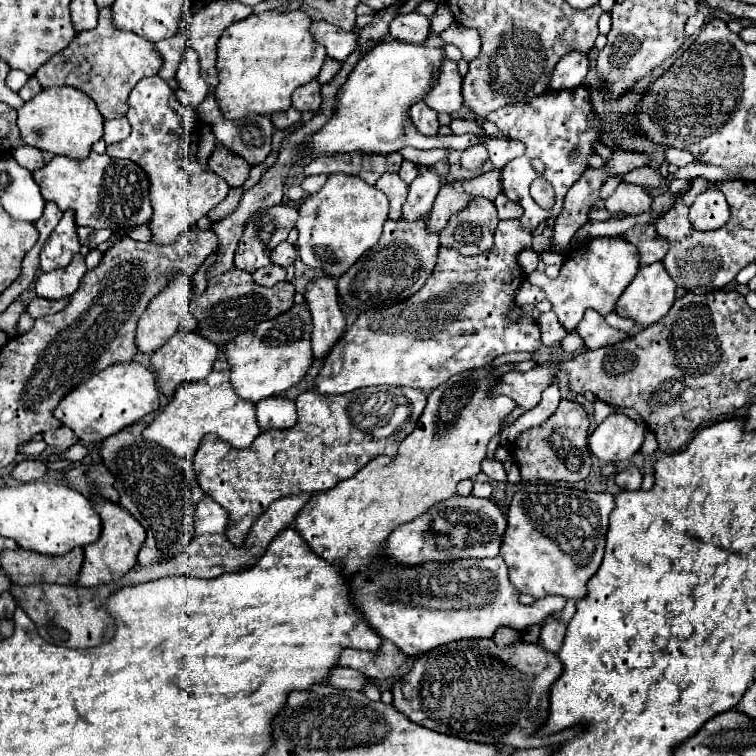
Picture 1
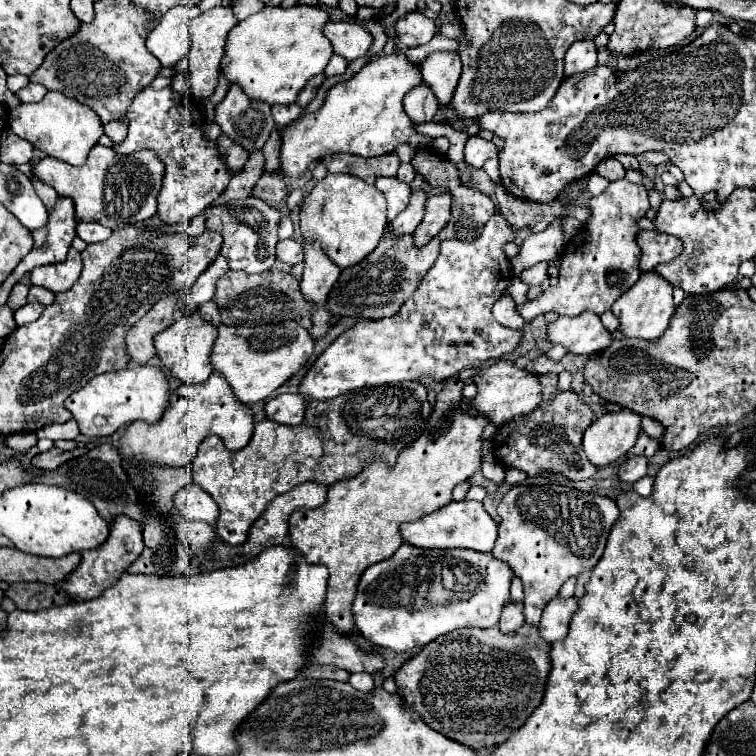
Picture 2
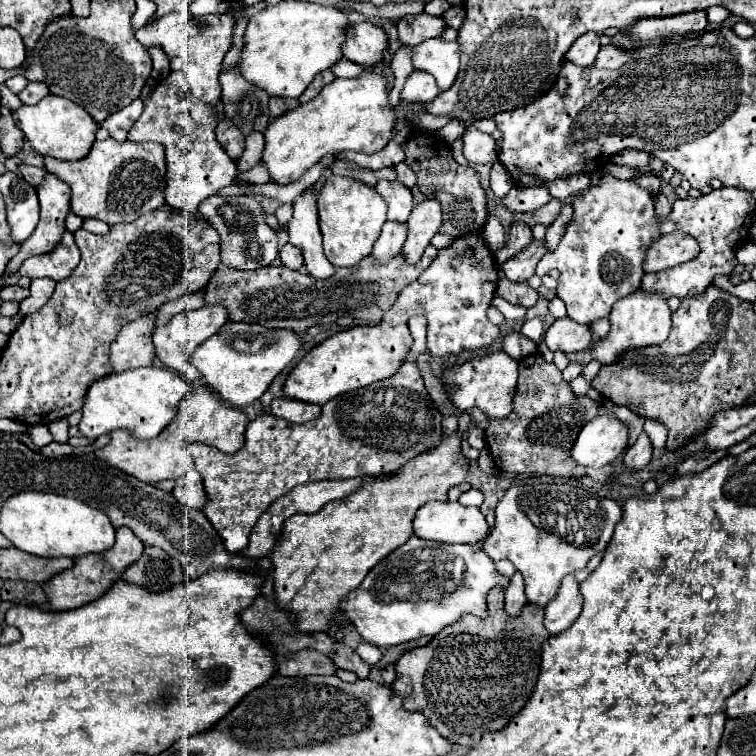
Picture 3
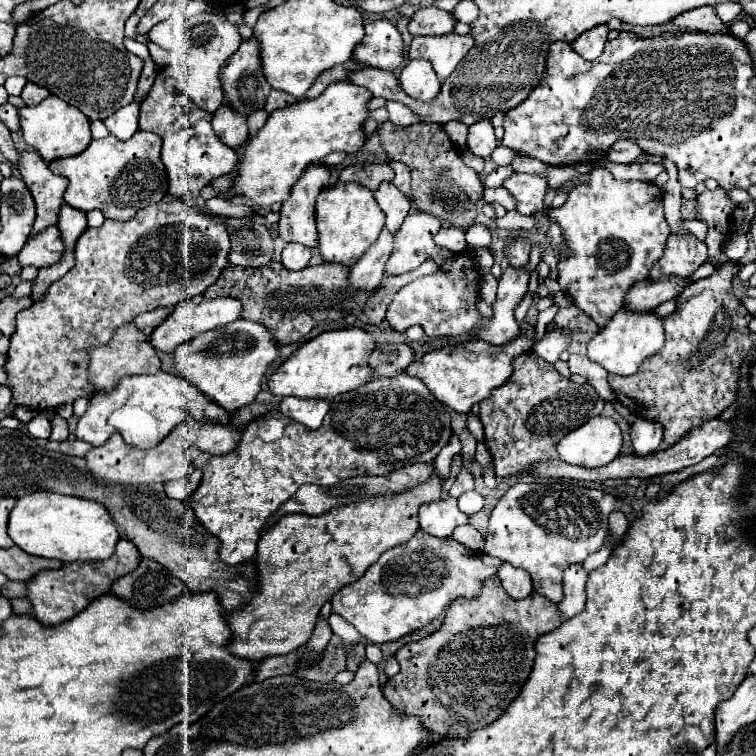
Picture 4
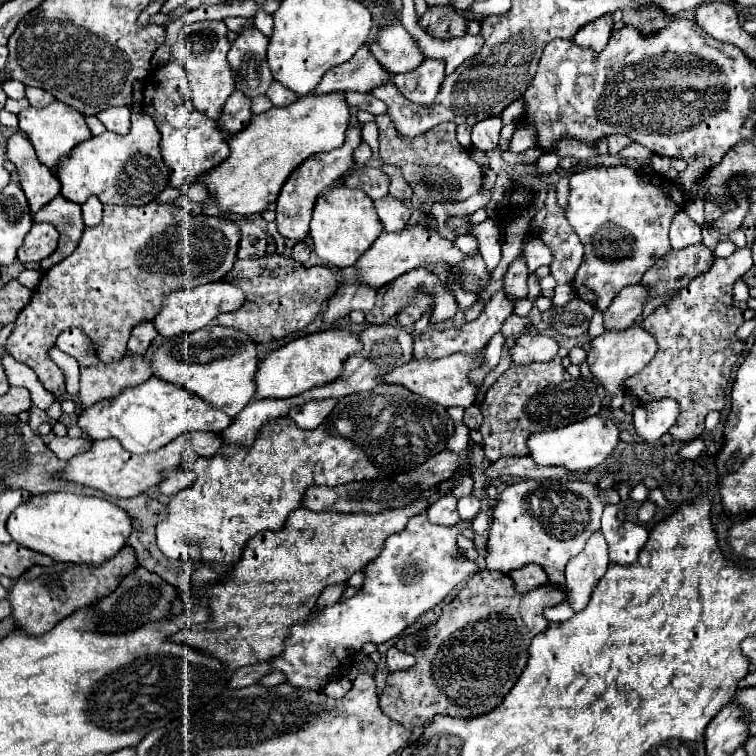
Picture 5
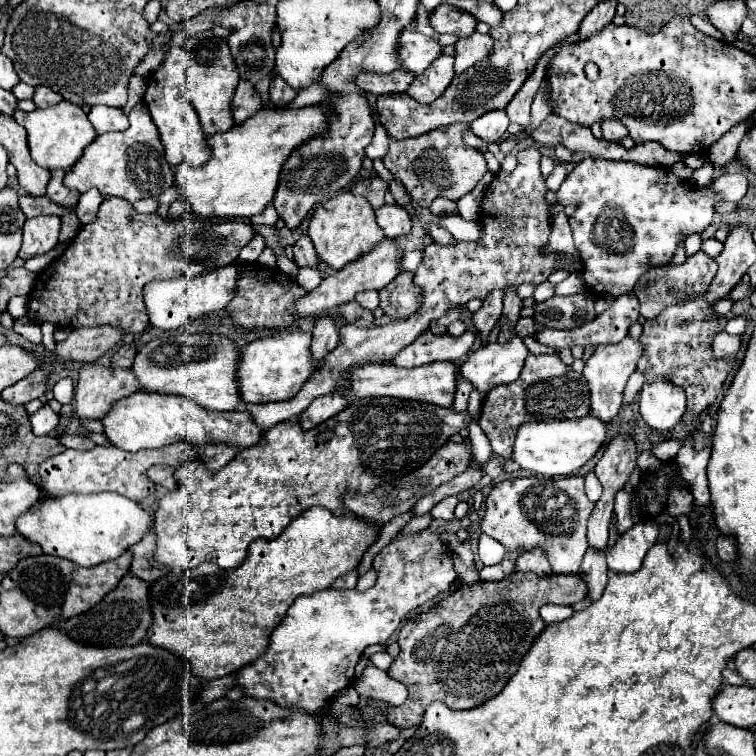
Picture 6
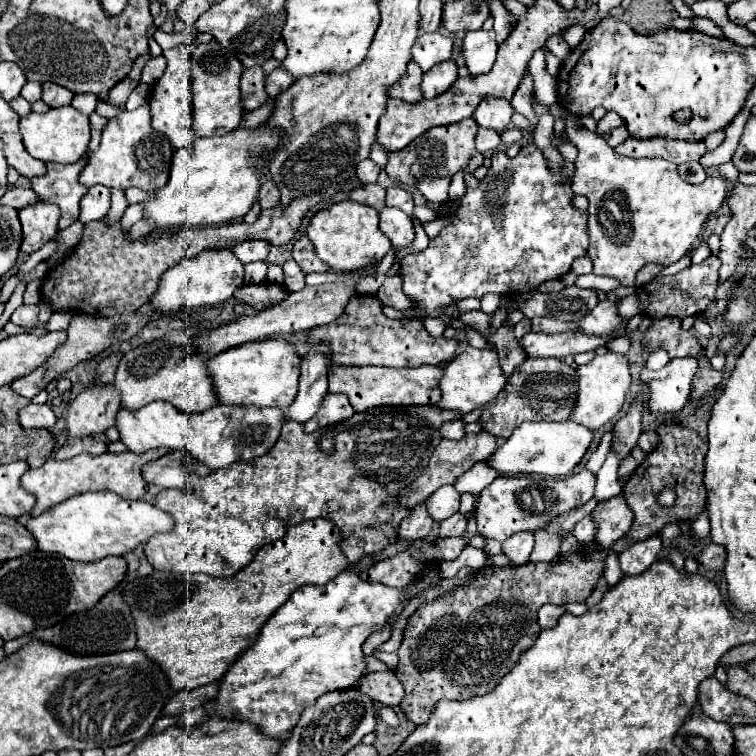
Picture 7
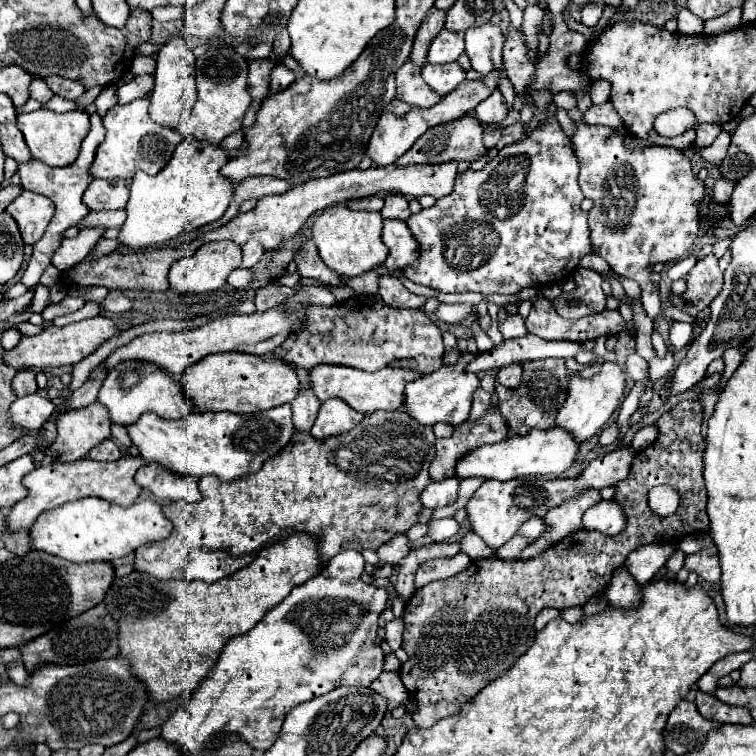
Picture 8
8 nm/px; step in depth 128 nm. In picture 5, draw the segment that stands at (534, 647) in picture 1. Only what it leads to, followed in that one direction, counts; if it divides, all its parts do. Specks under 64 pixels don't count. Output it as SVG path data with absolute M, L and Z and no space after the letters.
M502 572L474 574L434 624L398 638L396 648L412 654L416 664L388 674L380 710L408 730L428 726L434 714L472 718L490 712L522 674L532 638L548 628L542 610L562 604L566 598L566 592L552 584L520 594L514 580Z

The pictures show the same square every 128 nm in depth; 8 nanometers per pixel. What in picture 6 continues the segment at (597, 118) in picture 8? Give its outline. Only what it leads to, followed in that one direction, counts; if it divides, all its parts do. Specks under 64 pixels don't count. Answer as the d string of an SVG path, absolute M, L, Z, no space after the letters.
M610 116L610 118L604 118L604 122L602 122L602 134L604 134L604 140L618 142L628 132L626 132L626 126L616 116Z

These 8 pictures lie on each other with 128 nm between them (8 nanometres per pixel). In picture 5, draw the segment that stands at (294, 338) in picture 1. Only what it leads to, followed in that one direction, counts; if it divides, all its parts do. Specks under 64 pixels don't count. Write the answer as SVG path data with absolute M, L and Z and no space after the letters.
M206 326L192 334L164 340L164 344L158 346L150 358L152 376L192 390L228 416L236 416L254 398L256 366L256 344L244 334L224 326Z

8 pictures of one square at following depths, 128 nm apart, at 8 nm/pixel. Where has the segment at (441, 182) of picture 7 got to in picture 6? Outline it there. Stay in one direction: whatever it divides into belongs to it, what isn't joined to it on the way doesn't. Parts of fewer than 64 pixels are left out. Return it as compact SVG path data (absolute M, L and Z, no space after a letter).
M438 196L432 204L430 204L430 210L432 210L432 214L440 214L440 212L458 212L456 210L456 204L452 202L452 200L448 200L448 198L442 198L442 196Z

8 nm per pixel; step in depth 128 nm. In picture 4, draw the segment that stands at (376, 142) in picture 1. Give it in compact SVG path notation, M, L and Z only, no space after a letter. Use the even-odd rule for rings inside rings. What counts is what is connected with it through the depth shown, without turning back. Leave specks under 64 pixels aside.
M336 82L336 84L330 84L318 98L312 98L312 100L302 98L288 108L272 112L268 116L266 124L254 136L250 136L244 146L240 146L242 152L240 152L240 160L238 160L238 166L236 166L238 176L234 178L234 184L232 184L234 196L252 202L258 208L260 206L266 208L266 206L272 206L276 202L282 204L288 198L292 184L302 176L302 172L306 170L306 166L310 162L316 164L326 154L336 152L336 150L342 150L342 152L348 152L348 154L358 152L362 148L362 144L366 142L366 136L362 134L360 124L368 118L366 102L370 98L372 96L368 96L368 92L364 92L364 88L360 88L360 86L354 86L350 82ZM502 166L502 168L496 168L494 172L490 172L490 174L484 178L482 182L483 186L490 186L490 188L494 188L494 186L502 186L504 178L508 178L512 172L514 172L514 170L512 170L510 166Z

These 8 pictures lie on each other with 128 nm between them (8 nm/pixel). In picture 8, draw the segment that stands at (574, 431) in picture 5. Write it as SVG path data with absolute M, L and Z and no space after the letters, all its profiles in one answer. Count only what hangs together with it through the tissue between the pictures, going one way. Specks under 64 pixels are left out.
M562 428L534 430L524 436L512 436L496 444L482 444L462 458L456 460L456 476L464 478L484 478L484 480L514 480L526 476L558 476L572 462L578 446Z

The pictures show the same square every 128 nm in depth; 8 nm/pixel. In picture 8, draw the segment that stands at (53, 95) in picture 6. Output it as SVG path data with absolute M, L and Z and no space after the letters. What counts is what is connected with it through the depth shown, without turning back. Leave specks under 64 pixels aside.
M46 76L42 80L48 84L48 88L54 94L68 98L68 100L78 100L86 92L84 84L80 84L78 80L70 80L70 78L62 78L62 76Z

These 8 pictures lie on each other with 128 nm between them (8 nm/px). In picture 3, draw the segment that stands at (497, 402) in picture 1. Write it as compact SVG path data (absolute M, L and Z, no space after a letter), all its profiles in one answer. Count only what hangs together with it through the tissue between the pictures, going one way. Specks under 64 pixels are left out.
M458 432L444 436L444 444L440 448L434 448L424 456L416 456L416 460L412 460L412 464L406 464L394 478L376 480L374 484L366 484L352 496L328 502L316 514L294 514L284 522L282 534L272 548L274 598L278 608L284 608L296 618L294 628L298 632L328 632L330 618L336 618L336 622L342 626L346 624L346 618L340 618L338 610L340 598L344 598L352 588L358 588L374 564L402 546L414 534L412 522L420 506L424 506L428 500L448 500L448 490L466 480L468 460L462 456L460 442L462 438Z

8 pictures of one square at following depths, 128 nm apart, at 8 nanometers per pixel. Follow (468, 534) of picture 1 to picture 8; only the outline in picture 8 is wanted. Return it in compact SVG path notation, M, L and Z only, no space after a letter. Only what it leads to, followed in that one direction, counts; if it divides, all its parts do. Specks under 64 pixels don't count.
M456 476L444 478L440 482L430 482L422 490L420 502L428 508L440 508L440 506L454 504L458 498L458 488L460 488L460 480Z

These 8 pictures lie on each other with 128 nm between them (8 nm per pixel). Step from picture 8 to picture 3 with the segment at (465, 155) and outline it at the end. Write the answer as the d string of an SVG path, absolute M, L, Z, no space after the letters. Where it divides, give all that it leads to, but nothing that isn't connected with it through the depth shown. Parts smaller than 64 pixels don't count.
M414 132L402 142L402 150L406 154L406 164L414 170L418 182L418 190L428 200L438 200L442 206L442 234L452 236L466 236L476 234L484 226L486 216L486 192L480 186L480 174L470 166L460 166L452 158L452 150L438 134L428 132Z

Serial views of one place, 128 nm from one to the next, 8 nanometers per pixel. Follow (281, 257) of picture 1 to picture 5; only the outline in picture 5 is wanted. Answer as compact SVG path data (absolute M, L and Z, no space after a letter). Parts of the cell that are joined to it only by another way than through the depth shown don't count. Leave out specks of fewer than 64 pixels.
M300 240L300 242L296 242L294 248L292 248L292 258L294 258L296 262L306 262L306 260L310 258L310 252L312 252L310 242L308 242L308 240Z

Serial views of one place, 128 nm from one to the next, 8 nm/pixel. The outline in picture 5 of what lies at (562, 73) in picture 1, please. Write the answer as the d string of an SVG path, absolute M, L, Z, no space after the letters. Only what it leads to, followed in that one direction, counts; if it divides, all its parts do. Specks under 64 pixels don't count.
M606 14L606 16L600 16L598 20L592 20L590 24L582 26L576 36L574 36L574 42L578 46L584 46L584 48L594 48L596 52L600 52L606 44L608 44L608 38L610 38L610 32L612 32L612 14Z

